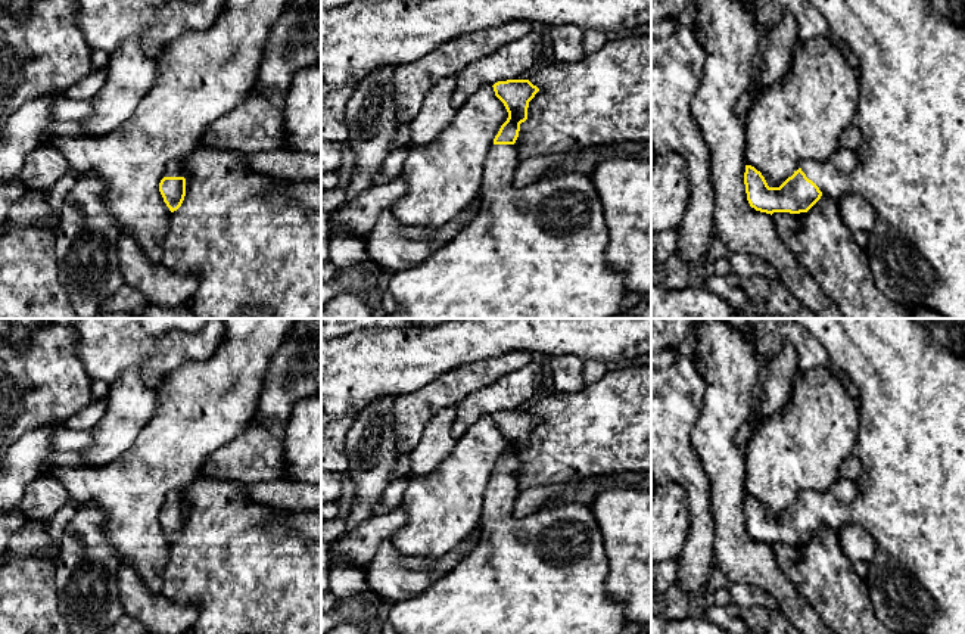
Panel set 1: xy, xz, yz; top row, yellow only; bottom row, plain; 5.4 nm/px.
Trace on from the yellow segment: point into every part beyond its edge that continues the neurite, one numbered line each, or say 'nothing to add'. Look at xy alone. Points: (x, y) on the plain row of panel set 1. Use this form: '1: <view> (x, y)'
1: xy (176, 499)

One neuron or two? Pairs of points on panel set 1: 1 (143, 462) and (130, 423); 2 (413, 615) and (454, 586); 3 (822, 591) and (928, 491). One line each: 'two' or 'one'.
1: two
2: one
3: two

